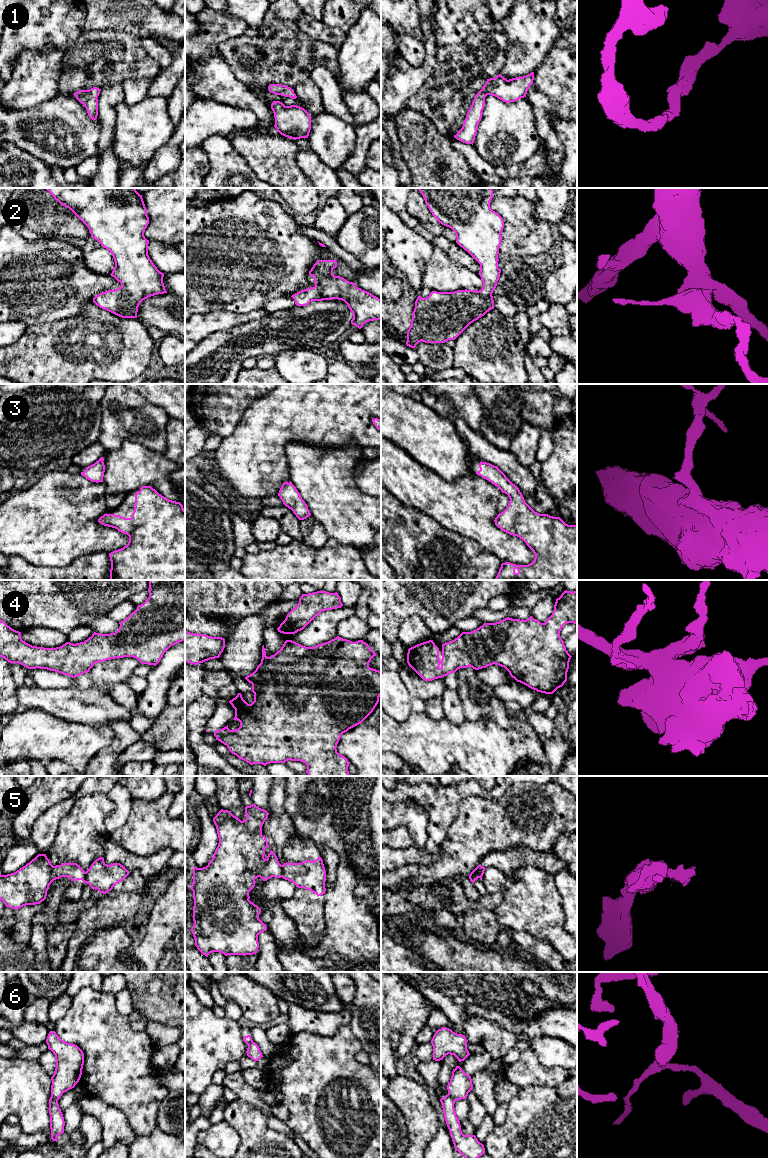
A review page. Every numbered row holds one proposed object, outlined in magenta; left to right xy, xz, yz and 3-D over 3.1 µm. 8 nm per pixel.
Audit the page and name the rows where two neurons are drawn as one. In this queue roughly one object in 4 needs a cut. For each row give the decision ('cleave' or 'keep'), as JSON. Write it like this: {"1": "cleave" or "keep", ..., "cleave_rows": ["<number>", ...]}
{"1": "keep", "2": "keep", "3": "keep", "4": "keep", "5": "cleave", "6": "cleave", "cleave_rows": ["5", "6"]}

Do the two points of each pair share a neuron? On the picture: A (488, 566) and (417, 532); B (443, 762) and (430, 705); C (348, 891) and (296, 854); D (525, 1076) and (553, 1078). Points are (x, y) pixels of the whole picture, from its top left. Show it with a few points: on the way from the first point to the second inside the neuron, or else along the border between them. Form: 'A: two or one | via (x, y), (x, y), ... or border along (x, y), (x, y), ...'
A: one | via (470, 566), (456, 566), (447, 562), (435, 550)
B: two | border along (424, 712), (436, 719), (444, 718)
C: two | border along (324, 884), (325, 908)
D: one | via (532, 1076), (546, 1077)

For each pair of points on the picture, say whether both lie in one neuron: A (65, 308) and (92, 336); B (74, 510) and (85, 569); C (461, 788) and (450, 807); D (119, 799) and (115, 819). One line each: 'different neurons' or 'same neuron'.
A: different neurons
B: different neurons
C: same neuron
D: same neuron

